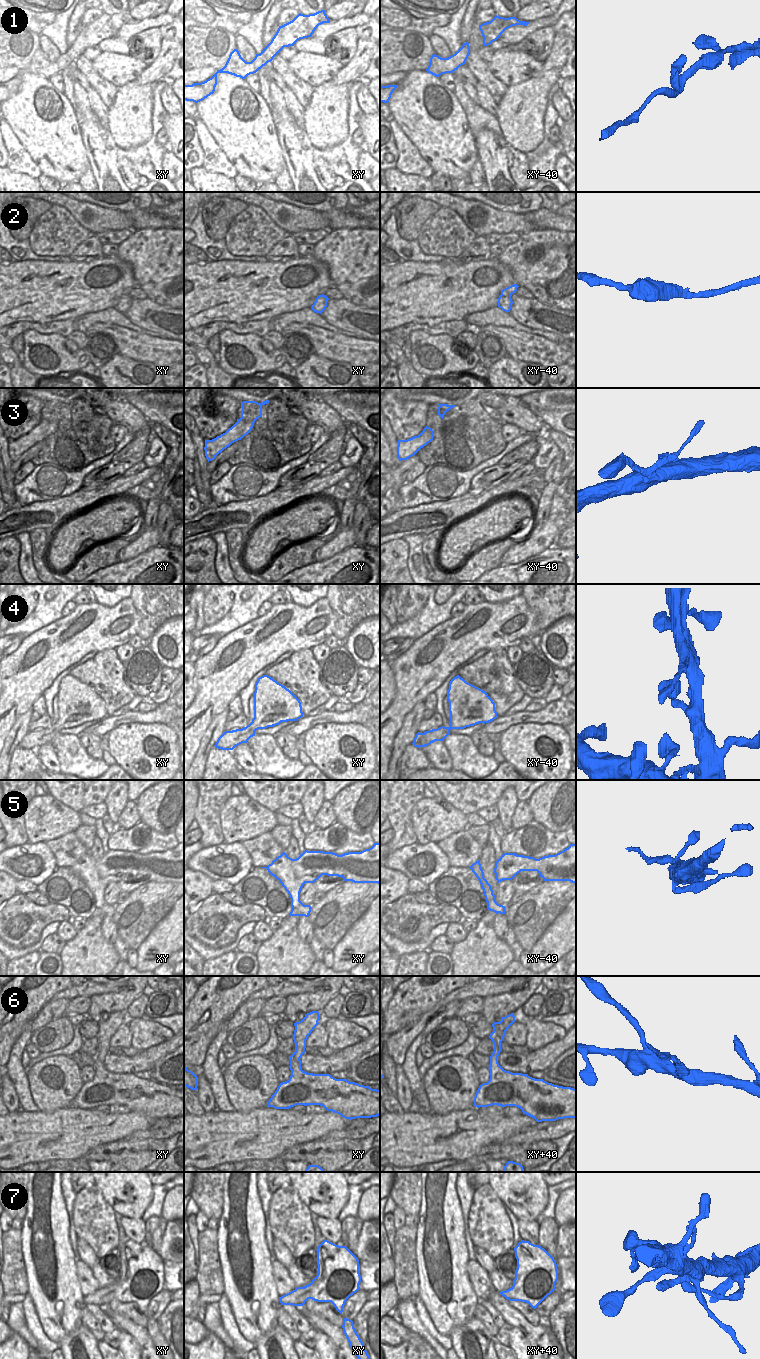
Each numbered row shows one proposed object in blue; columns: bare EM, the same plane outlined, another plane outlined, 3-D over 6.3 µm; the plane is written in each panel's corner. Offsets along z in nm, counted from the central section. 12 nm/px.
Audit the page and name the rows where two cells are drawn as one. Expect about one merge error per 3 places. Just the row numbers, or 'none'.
3, 6.

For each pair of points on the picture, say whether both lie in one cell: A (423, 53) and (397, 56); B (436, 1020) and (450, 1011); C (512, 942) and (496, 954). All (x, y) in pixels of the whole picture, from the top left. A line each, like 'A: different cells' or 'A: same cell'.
A: same cell
B: same cell
C: different cells

